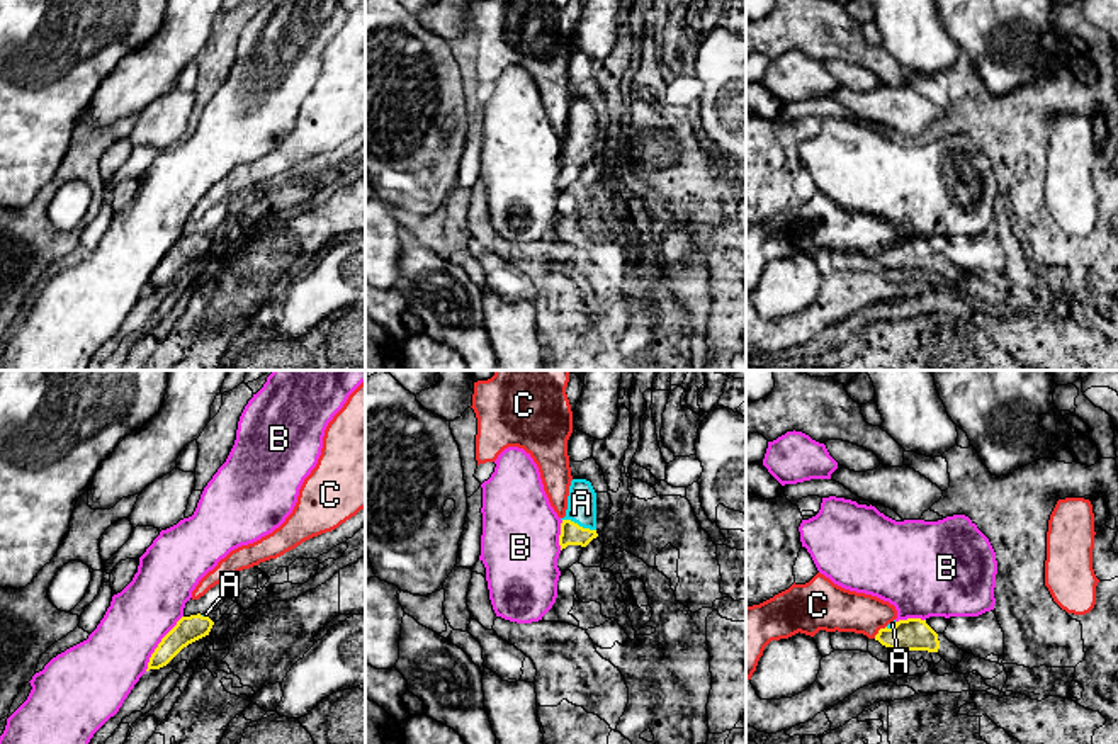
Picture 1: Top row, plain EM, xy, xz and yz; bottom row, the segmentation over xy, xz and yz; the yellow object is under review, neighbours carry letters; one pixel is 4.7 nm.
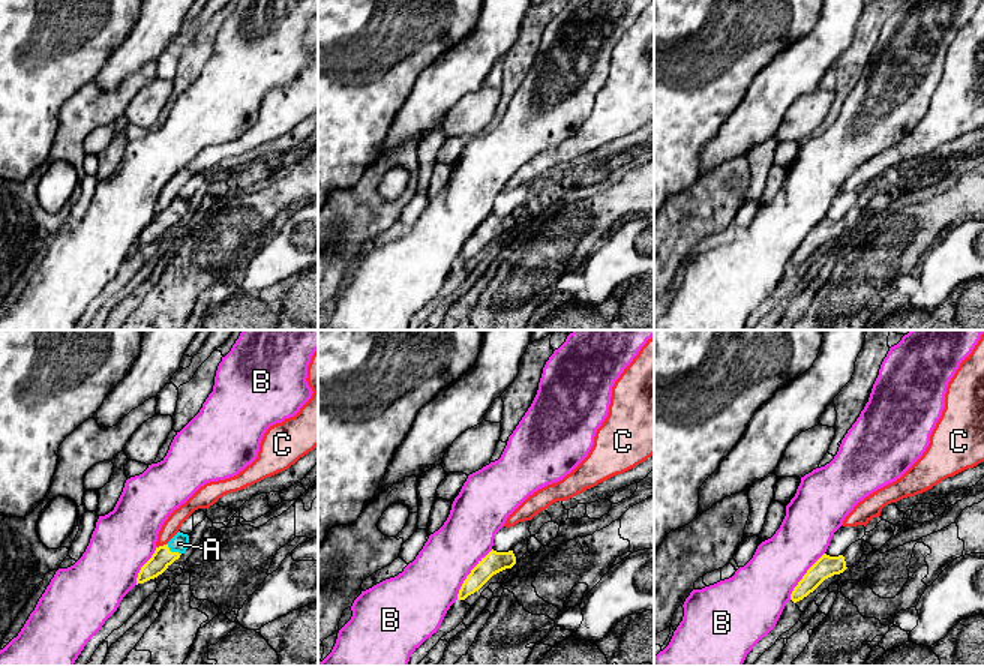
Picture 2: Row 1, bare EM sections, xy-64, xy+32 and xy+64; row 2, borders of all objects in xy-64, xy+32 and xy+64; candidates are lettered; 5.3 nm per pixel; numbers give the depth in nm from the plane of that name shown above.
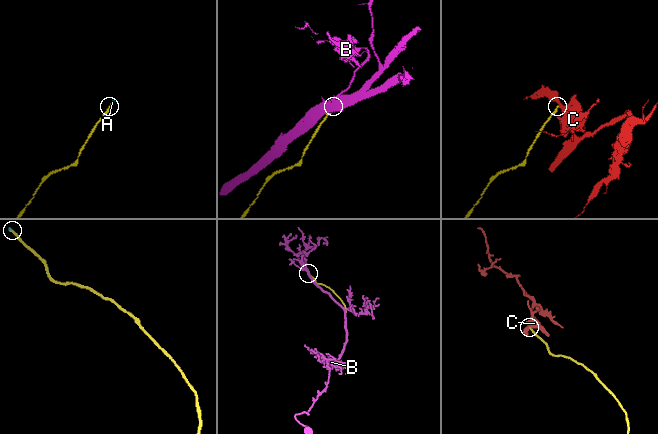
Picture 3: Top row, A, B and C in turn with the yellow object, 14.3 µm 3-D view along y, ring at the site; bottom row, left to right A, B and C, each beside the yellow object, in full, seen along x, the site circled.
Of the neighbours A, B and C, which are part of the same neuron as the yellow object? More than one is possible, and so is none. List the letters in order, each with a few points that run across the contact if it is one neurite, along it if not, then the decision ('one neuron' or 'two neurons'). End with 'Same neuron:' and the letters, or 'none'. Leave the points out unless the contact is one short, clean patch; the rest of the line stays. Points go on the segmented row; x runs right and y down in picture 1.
A: line xz (571, 534), (578, 525), (581, 503); one neuron
B: two neurons
C: line yz (886, 625), (874, 637); two neurons
Same neuron: A

